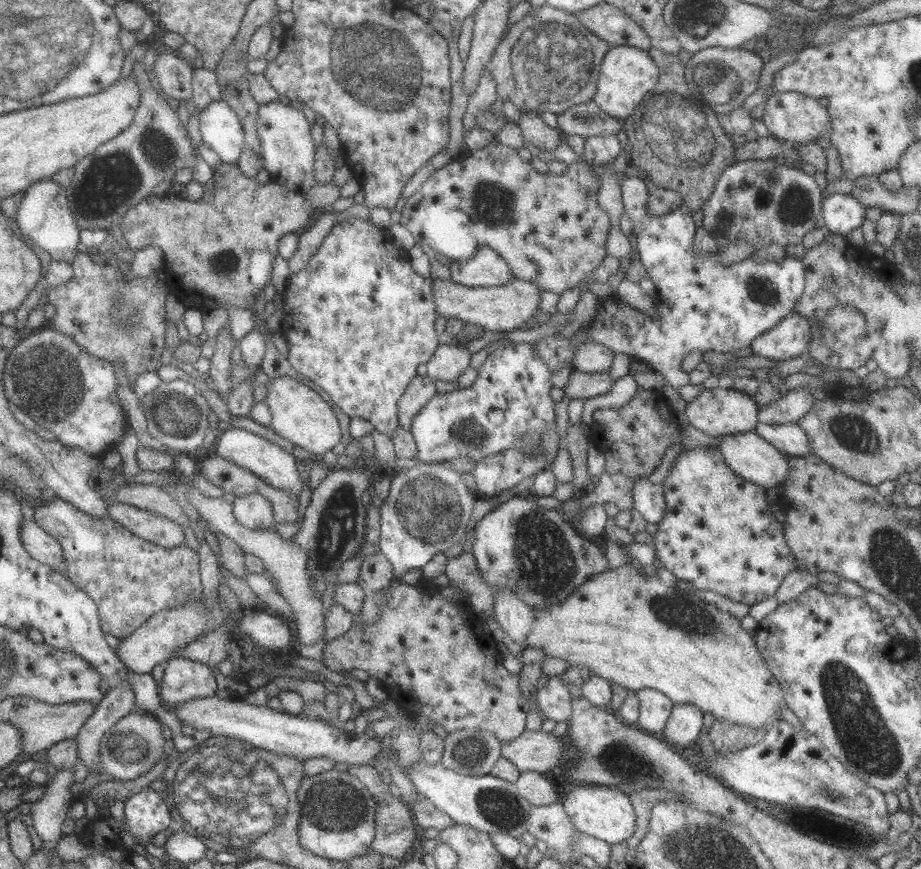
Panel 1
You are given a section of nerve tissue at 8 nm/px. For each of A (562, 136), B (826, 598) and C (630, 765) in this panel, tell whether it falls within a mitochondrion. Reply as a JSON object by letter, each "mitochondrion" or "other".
{"A":"other","B":"other","C":"mitochondrion"}

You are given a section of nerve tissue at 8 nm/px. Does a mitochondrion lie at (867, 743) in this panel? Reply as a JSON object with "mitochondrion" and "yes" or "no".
{"mitochondrion":"yes"}

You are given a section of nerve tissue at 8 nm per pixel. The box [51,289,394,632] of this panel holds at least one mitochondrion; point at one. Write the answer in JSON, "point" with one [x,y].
{"point":[337,520]}

